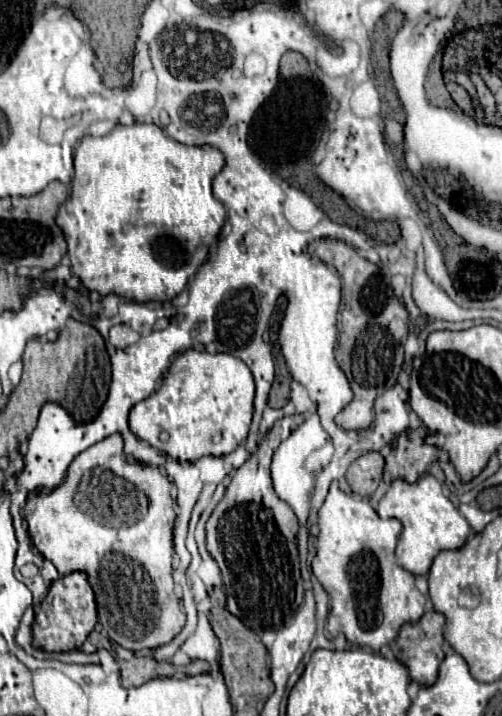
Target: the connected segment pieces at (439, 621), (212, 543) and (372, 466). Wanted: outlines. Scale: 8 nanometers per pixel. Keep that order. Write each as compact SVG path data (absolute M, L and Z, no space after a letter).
M431 610L425 612L423 618L417 624L405 624L399 632L399 638L395 642L395 656L401 664L407 666L409 676L413 682L417 682L419 686L431 686L437 680L437 672L439 672L439 664L443 662L443 624L445 624L445 616Z
M292 415L274 424L264 442L235 472L223 500L207 520L207 550L221 568L227 592L227 610L257 634L263 630L283 628L303 602L303 580L299 574L295 542L299 522L291 508L275 496L269 476L271 455L303 421L301 415Z
M367 452L357 458L347 470L347 482L351 490L363 498L371 496L383 478L383 466L385 460L379 452Z

